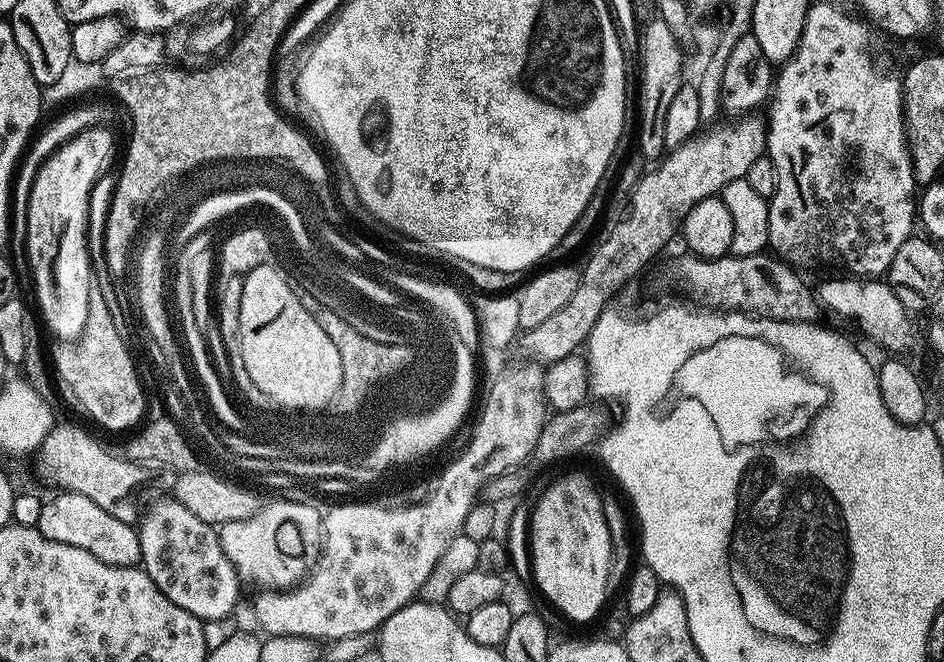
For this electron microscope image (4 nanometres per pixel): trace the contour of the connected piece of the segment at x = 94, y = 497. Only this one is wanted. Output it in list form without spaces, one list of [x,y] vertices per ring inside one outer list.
[[[57,423],[46,434],[44,441],[34,453],[36,459],[36,476],[44,484],[49,484],[52,490],[61,492],[77,492],[90,502],[98,502],[102,510],[114,514],[114,518],[131,521],[132,508],[123,504],[123,500],[135,488],[148,484],[152,480],[151,463],[130,461],[115,451],[107,452],[90,433],[76,424]]]

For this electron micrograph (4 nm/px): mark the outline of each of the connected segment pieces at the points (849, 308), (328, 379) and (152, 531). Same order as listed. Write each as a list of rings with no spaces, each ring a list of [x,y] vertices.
[[[848,278],[828,280],[818,288],[818,299],[825,309],[830,308],[850,320],[857,320],[860,328],[876,344],[884,348],[900,348],[908,340],[909,309],[898,302],[892,287],[880,278]]]
[[[275,263],[259,265],[244,276],[238,322],[242,338],[242,362],[246,366],[246,374],[250,374],[250,379],[264,395],[276,396],[283,404],[317,404],[322,397],[330,394],[331,389],[336,388],[336,355],[339,348],[306,312],[299,301],[297,289],[290,283],[287,275],[278,272]]]
[[[177,501],[158,506],[158,522],[140,522],[138,531],[142,567],[164,596],[202,622],[233,613],[240,600],[240,579],[222,550],[219,531],[213,525],[202,522]]]

